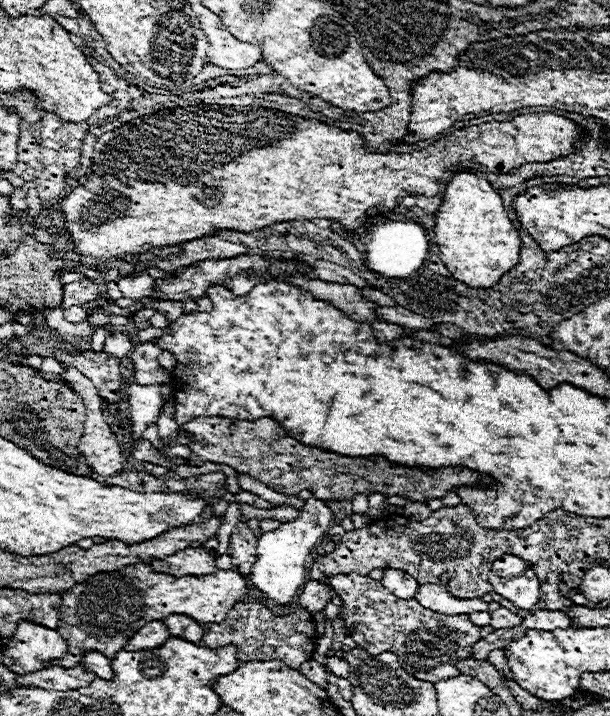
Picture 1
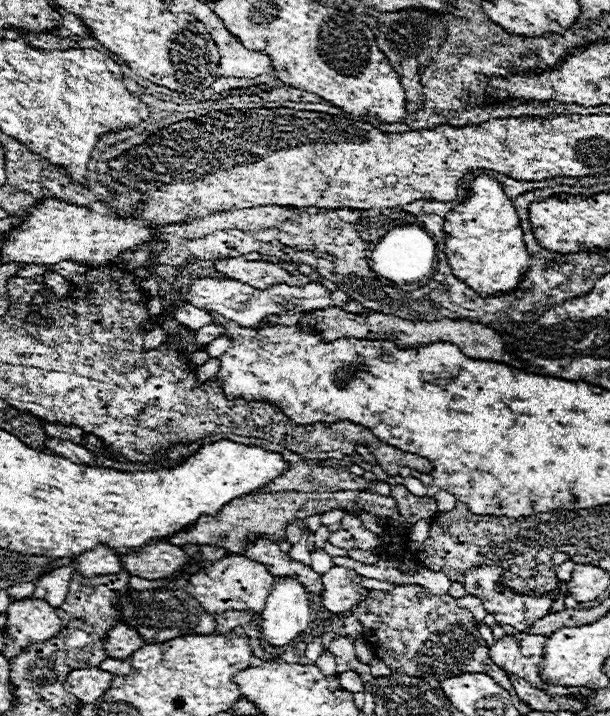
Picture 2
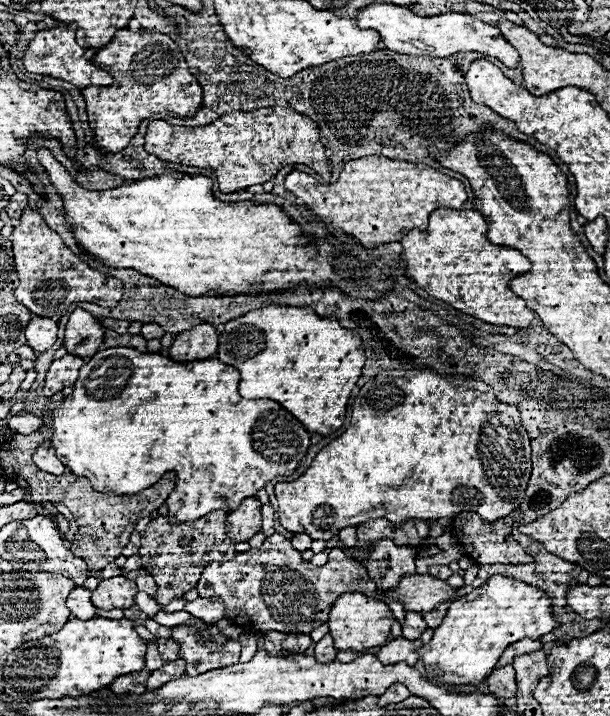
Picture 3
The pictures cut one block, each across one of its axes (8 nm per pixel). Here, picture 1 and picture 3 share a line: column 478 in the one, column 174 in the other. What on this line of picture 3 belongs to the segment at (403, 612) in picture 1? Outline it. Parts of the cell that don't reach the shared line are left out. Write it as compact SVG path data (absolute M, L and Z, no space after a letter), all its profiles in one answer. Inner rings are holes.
M174 626L172 640L180 644L180 656L188 664L188 676L198 676L210 668L226 668L226 664L236 664L240 658L240 642L210 642L196 636L188 626Z

